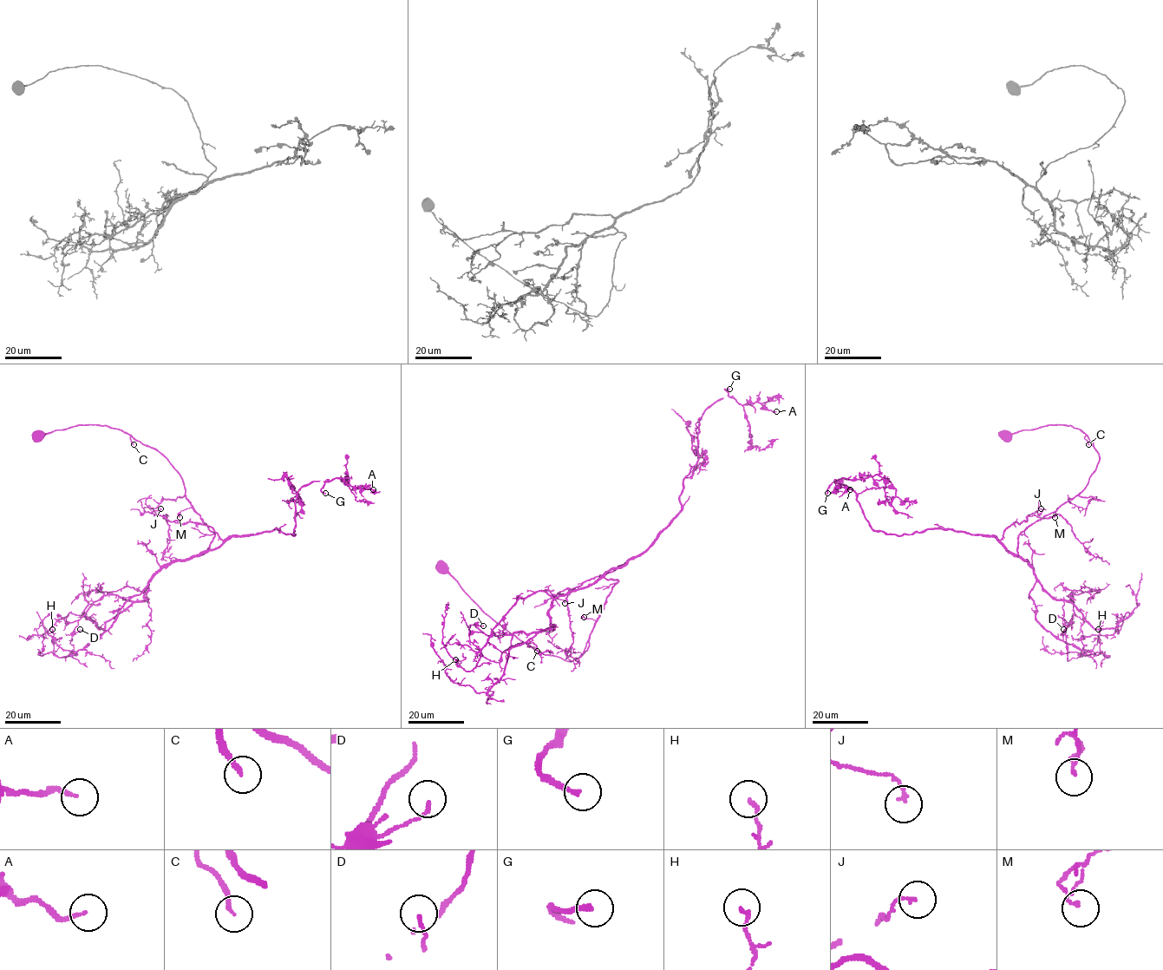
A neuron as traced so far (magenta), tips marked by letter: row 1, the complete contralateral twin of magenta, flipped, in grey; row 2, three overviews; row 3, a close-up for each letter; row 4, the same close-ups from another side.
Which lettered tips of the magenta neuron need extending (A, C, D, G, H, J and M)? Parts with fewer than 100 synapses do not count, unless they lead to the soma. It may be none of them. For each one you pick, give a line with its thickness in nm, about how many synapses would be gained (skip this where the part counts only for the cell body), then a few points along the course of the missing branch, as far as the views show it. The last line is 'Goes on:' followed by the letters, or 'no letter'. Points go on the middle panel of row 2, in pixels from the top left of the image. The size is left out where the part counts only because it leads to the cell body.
G: calibre 200 nm; 150 synapses; course (729, 389), (743, 384), (757, 373), (771, 370)
Goes on: G

